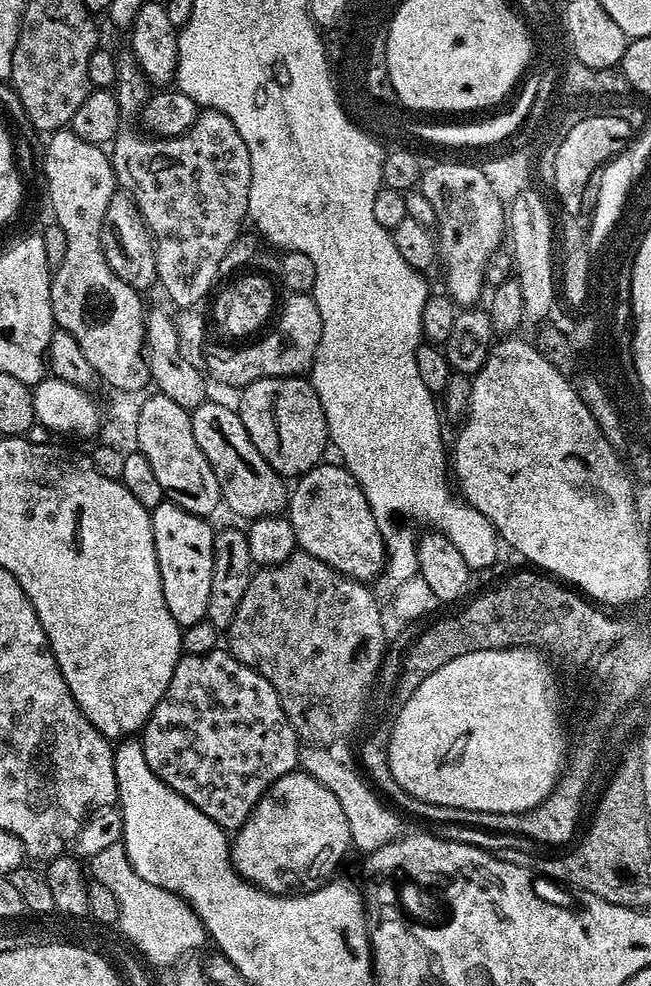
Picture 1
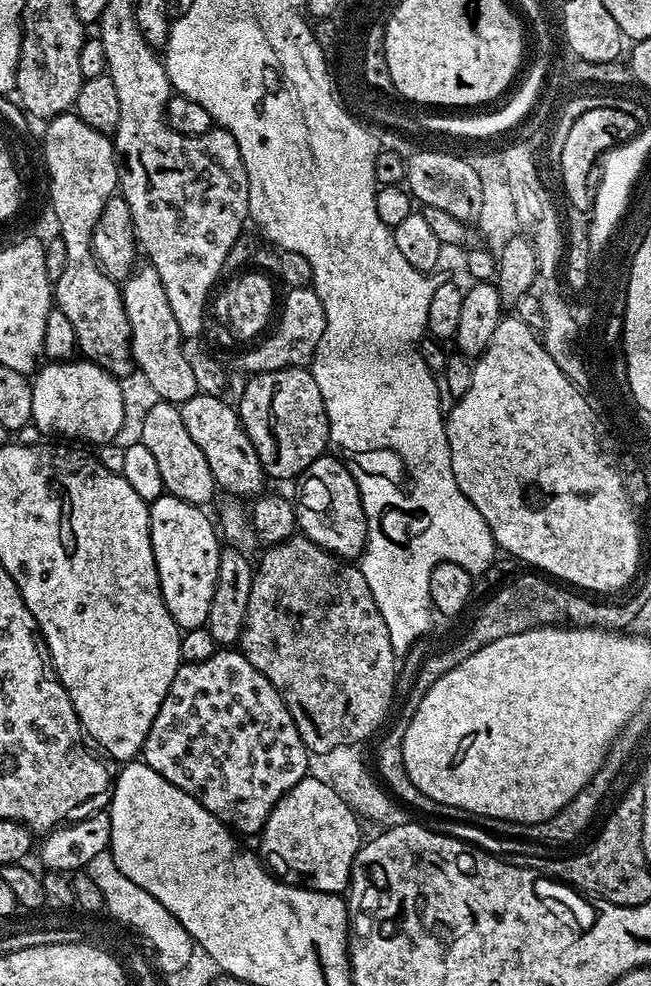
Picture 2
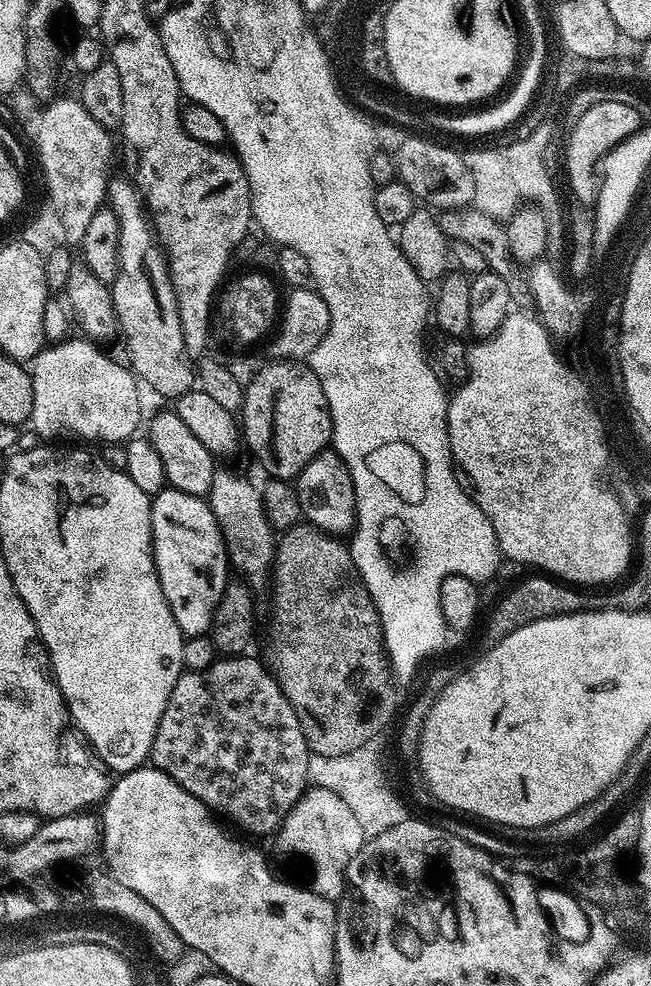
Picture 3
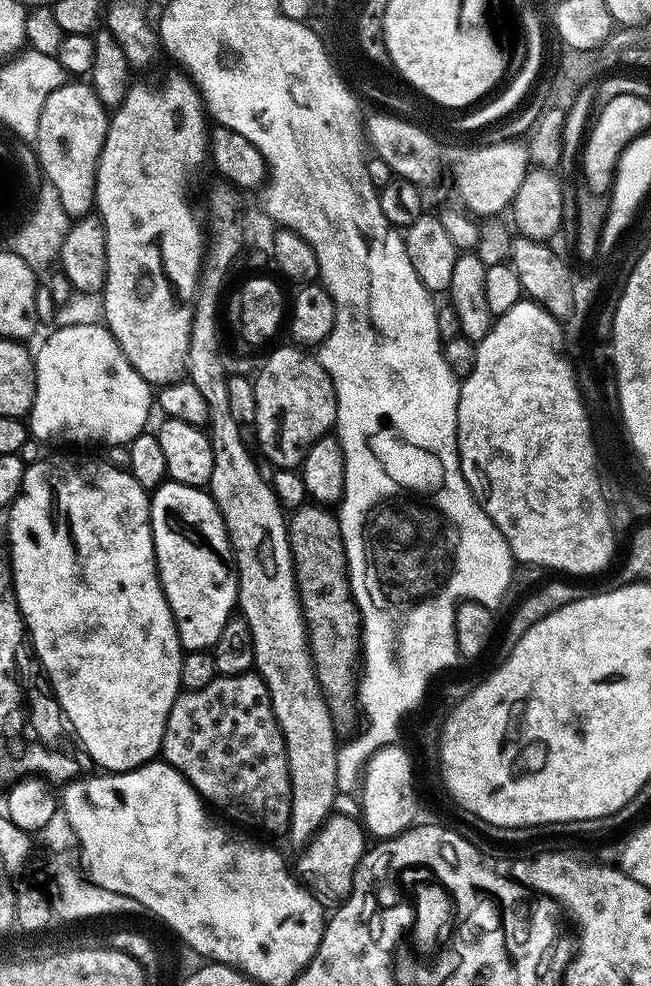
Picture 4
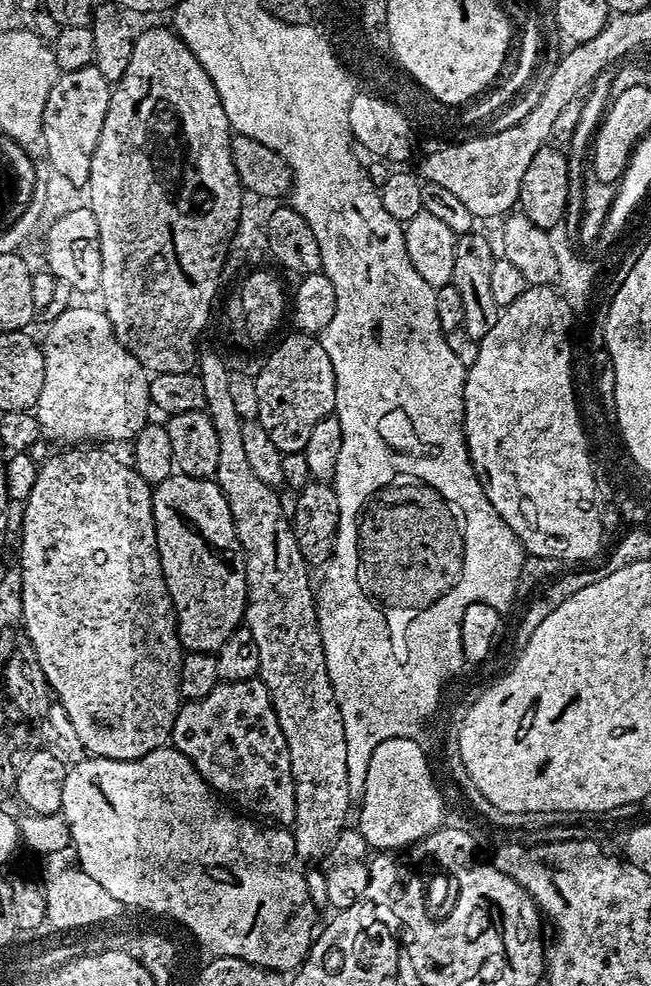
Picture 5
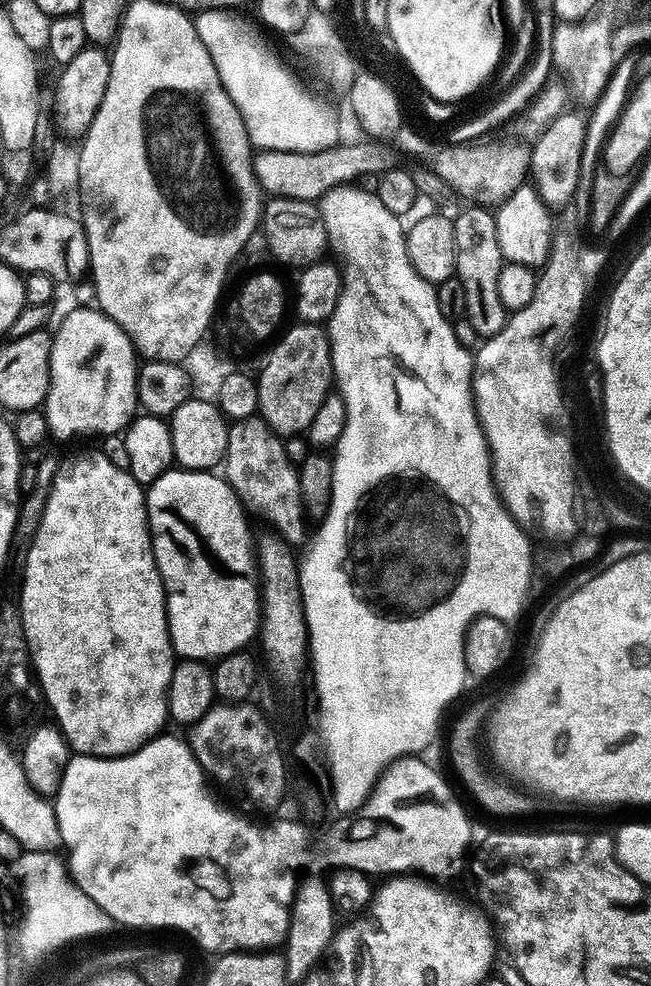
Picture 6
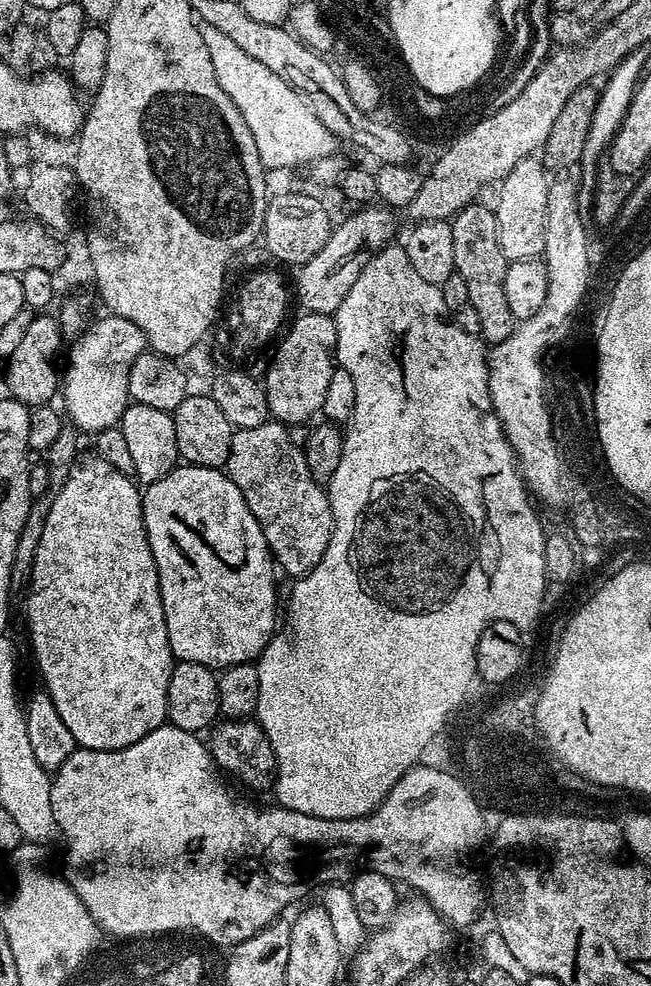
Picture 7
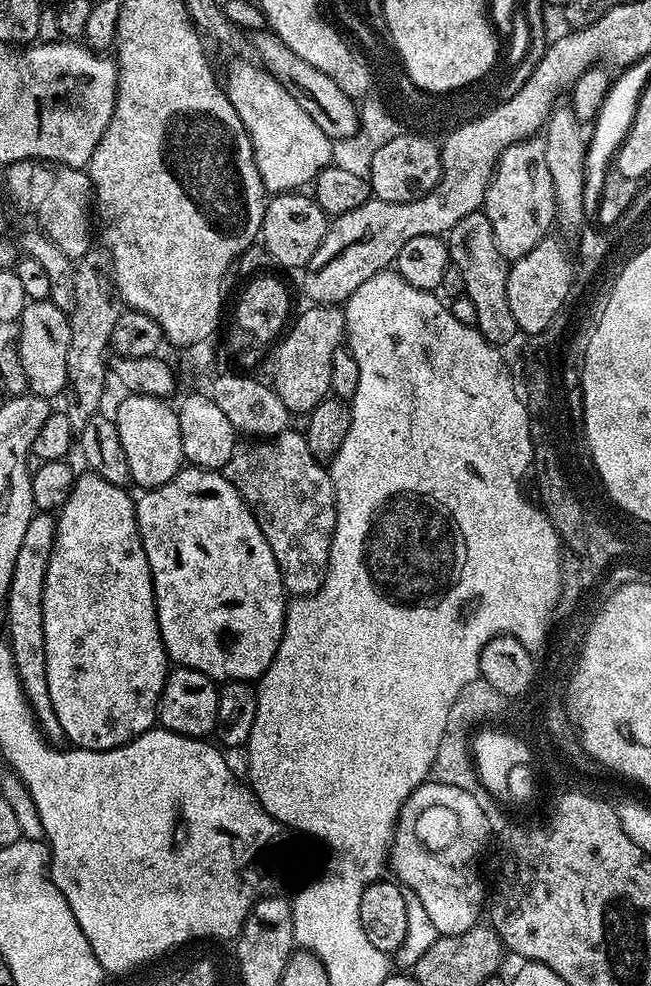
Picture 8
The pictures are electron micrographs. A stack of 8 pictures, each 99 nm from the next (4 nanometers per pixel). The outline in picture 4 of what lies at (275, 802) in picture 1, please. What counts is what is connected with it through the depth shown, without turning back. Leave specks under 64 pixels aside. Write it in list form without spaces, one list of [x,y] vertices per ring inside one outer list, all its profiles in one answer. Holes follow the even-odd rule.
[[[339,814],[329,816],[301,851],[305,852],[300,856],[298,876],[304,887],[324,902],[347,900],[348,895],[352,892],[356,868],[366,851],[364,836],[366,837],[365,829],[357,817],[355,820],[352,816],[339,816]]]

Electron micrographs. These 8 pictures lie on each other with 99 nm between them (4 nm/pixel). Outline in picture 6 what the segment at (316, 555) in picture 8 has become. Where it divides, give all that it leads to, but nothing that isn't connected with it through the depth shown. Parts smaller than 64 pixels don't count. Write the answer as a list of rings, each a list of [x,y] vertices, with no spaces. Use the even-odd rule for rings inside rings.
[[[259,415],[233,419],[229,423],[222,472],[241,501],[265,516],[289,545],[296,546],[304,536],[306,521],[304,504],[300,501],[300,473],[286,454],[284,440]]]

